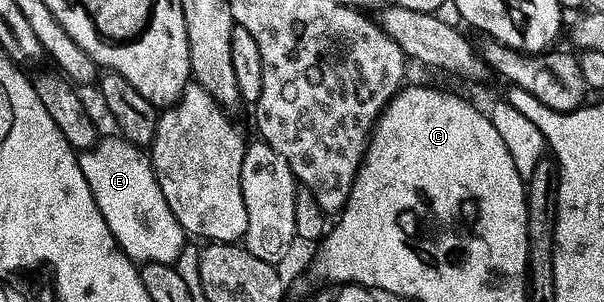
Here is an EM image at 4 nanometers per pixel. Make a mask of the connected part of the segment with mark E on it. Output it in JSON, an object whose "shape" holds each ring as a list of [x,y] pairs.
{"shape":[[[113,135],[107,140],[99,139],[95,148],[78,157],[80,170],[84,170],[88,186],[92,186],[96,206],[100,206],[100,214],[104,214],[104,222],[108,222],[108,230],[112,230],[116,242],[135,264],[177,265],[180,254],[188,246],[188,233],[176,222],[164,190],[160,190],[151,157],[121,135]]]}

